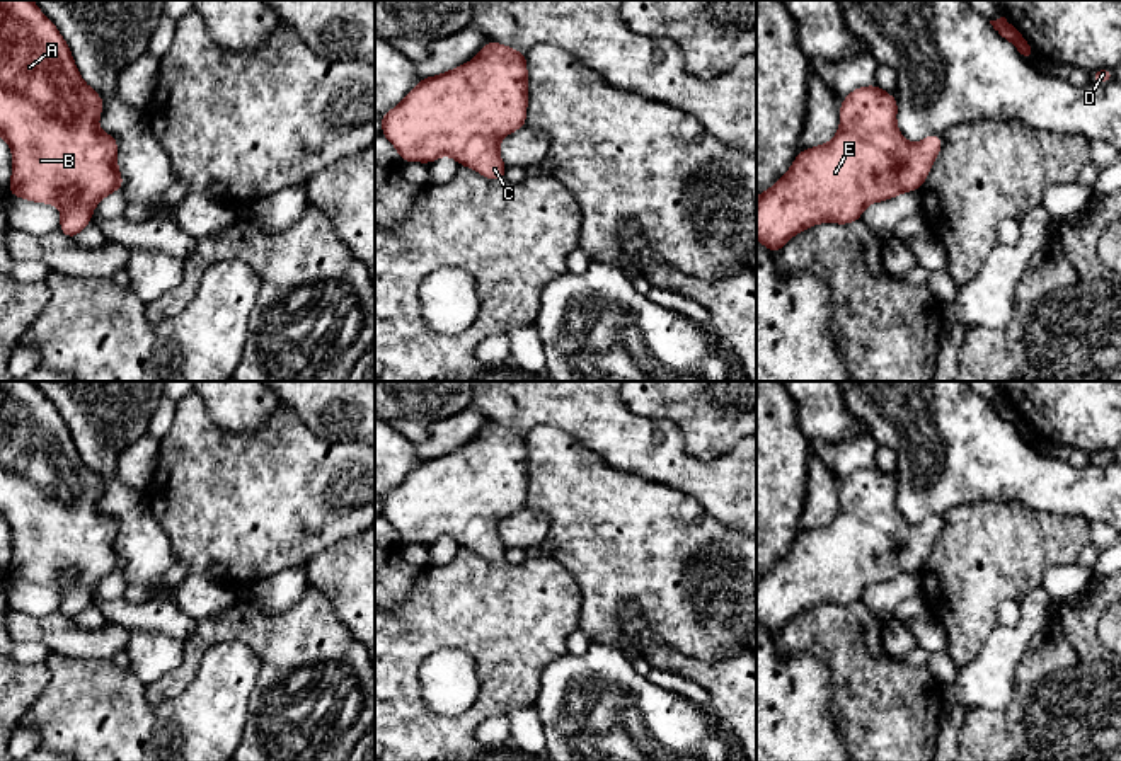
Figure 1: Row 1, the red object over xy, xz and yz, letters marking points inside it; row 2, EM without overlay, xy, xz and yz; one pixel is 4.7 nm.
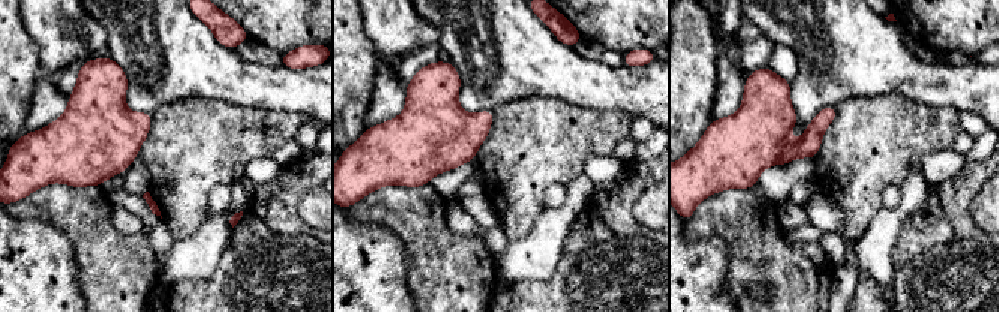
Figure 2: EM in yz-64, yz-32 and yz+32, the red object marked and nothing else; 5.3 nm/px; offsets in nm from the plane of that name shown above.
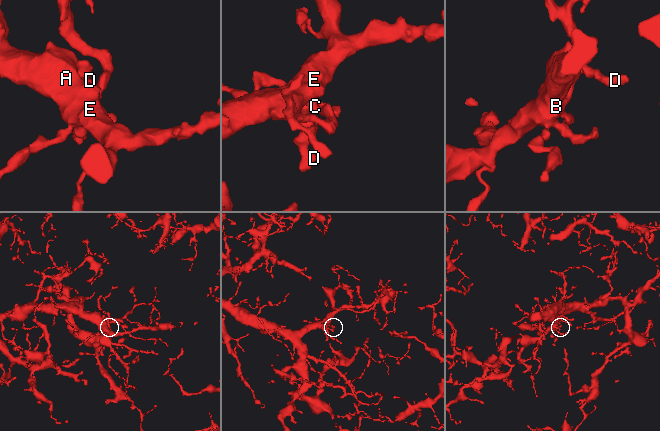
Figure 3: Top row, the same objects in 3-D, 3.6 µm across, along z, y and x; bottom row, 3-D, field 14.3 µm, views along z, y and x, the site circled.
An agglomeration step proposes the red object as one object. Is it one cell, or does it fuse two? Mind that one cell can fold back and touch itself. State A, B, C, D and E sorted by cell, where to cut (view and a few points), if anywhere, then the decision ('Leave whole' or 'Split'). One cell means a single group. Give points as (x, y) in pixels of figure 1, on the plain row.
Groups: A B C D E. No split. Leave whole

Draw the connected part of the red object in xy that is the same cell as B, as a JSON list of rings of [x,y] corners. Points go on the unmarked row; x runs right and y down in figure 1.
[[[0,381],[0,518],[9,523],[12,531],[9,577],[24,579],[32,584],[56,586],[61,591],[60,613],[72,621],[92,604],[92,591],[97,589],[97,584],[124,567],[116,546],[119,529],[118,521],[97,509],[102,489],[104,480],[82,461],[66,422],[41,390],[36,388],[32,381]]]

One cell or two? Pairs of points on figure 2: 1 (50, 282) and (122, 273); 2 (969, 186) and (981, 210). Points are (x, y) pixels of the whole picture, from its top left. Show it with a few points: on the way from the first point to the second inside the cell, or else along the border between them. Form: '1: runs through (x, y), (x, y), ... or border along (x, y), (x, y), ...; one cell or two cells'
1: border along (71, 245), (75, 254), (80, 291), (84, 296); two cells
2: border along (983, 185), (971, 204), (971, 216), (983, 231); two cells

